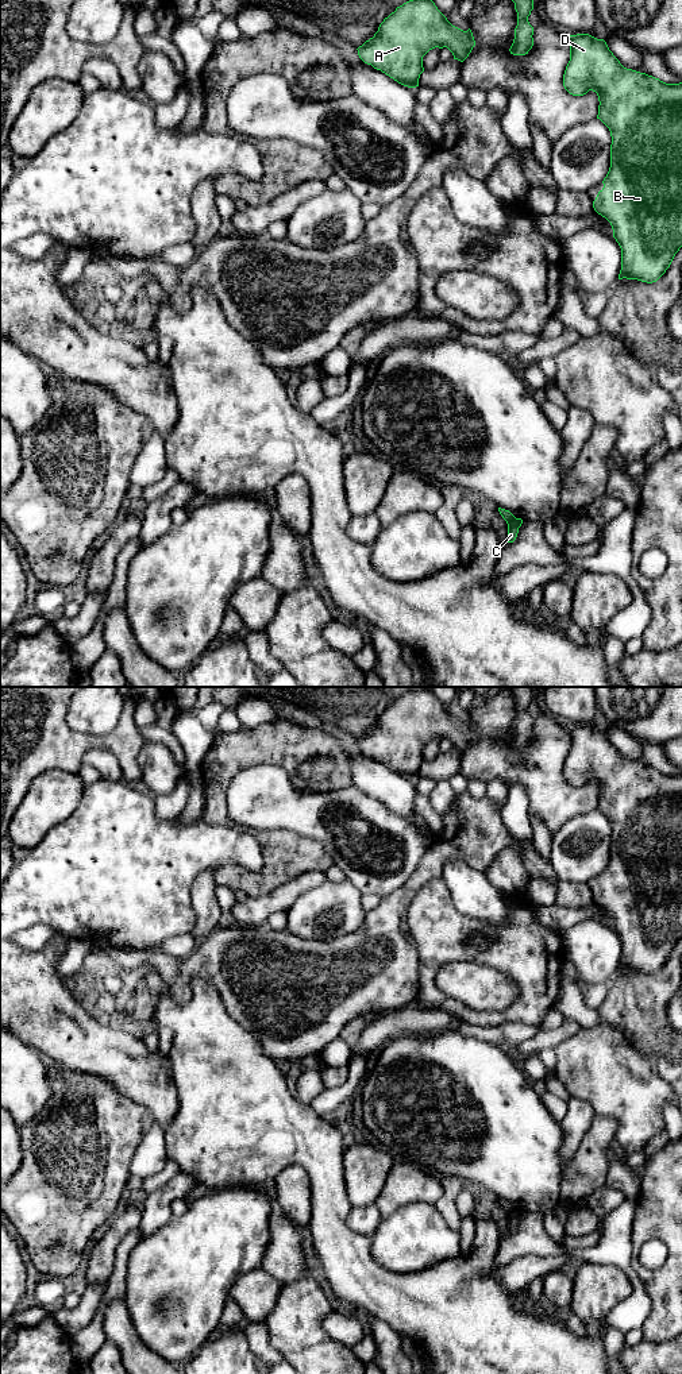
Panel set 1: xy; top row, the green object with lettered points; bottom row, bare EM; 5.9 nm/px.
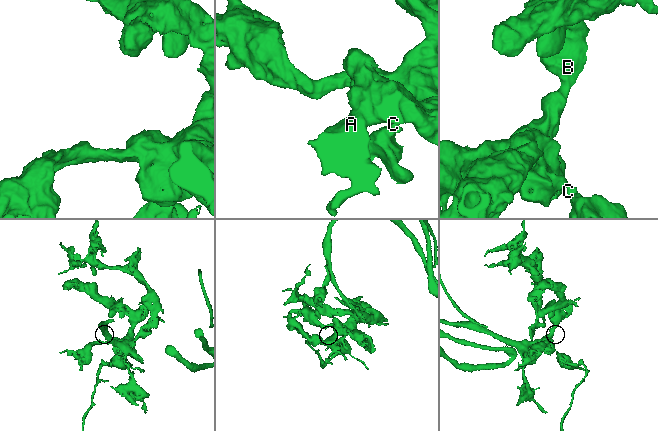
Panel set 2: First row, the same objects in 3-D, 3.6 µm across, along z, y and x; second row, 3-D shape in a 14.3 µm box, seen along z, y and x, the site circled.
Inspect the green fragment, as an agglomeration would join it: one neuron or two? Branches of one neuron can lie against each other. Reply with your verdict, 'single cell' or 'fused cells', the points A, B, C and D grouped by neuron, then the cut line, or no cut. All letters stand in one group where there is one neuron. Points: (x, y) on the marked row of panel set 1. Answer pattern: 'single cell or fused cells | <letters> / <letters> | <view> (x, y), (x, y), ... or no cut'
fused cells | A B D / C | xy (516, 518), (507, 523)

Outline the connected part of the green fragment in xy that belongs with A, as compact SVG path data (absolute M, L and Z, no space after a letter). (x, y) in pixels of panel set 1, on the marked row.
M409 0L385 18L374 36L357 50L365 63L381 70L404 86L416 88L420 74L424 72L423 57L429 50L447 47L454 59L463 62L474 46L471 30L463 31L452 26L432 0Z

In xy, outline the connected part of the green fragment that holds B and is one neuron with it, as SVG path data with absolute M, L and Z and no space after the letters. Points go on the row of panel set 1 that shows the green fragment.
M589 34L567 36L570 61L563 74L563 86L573 96L583 96L589 90L597 93L597 119L609 128L612 136L610 167L593 208L610 223L613 238L621 248L619 279L656 282L682 247L682 82L666 84L646 73L624 67L604 39Z

